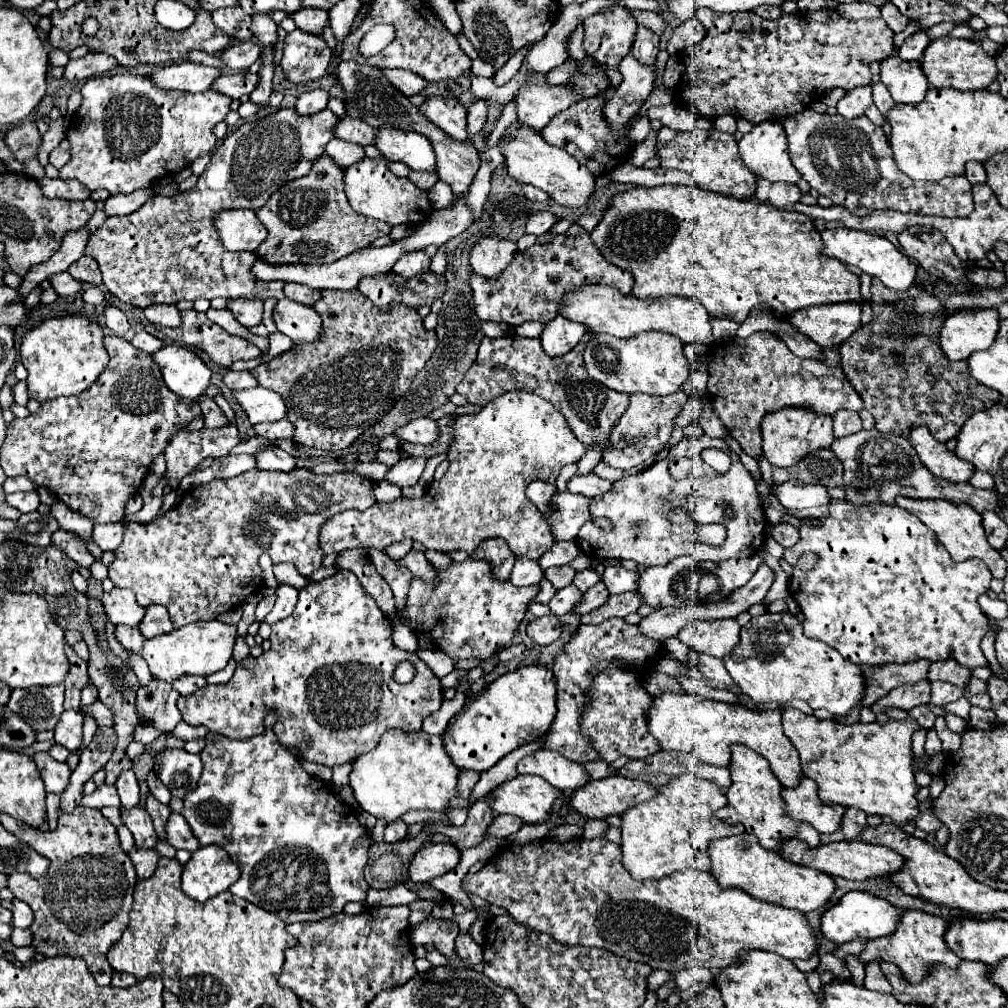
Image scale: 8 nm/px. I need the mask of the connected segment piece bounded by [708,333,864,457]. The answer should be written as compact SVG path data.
M754 333L748 339L740 339L738 345L736 341L738 337L732 337L730 341L714 345L708 359L708 395L718 397L712 403L712 409L730 429L746 455L762 455L760 421L768 411L796 405L800 401L804 407L826 415L834 415L838 409L864 409L860 395L840 367L828 367L820 361L796 357L772 333Z

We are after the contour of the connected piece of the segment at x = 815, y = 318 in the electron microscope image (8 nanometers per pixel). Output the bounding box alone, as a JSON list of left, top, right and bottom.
[790,273,870,347]

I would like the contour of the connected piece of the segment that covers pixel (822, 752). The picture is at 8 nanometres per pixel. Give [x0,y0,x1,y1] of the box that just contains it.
[782,705,918,825]

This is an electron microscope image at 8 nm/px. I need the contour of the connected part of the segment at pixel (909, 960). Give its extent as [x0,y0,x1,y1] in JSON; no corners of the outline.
[860,909,960,983]

